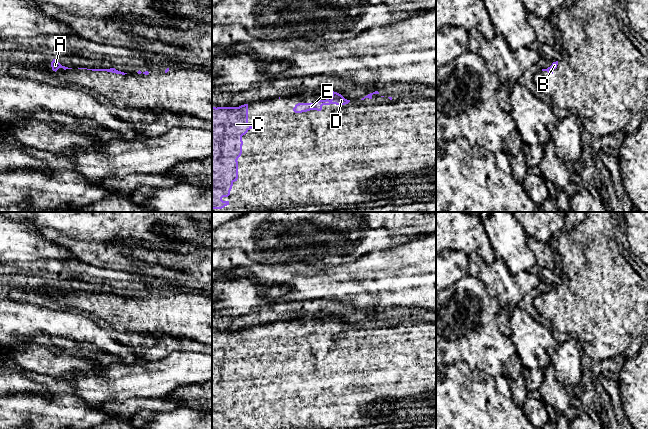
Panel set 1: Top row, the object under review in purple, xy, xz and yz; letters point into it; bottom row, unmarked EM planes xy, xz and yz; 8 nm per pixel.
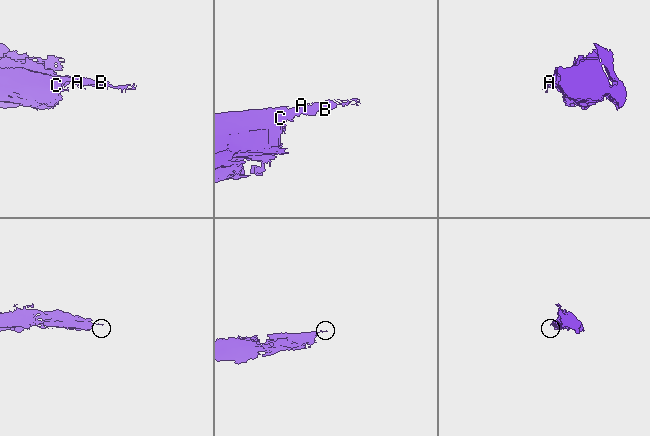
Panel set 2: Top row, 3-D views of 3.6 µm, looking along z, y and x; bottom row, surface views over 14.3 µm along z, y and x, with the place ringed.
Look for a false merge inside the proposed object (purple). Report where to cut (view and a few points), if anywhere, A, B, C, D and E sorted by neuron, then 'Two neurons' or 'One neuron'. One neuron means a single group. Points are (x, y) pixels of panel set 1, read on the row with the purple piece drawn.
No split. Groups: A B C D E. One neuron

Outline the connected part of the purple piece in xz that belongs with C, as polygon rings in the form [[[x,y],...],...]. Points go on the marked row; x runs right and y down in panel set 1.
[[[248,104],[239,107],[212,107],[212,210],[229,205],[228,197],[238,179],[238,158],[242,136],[258,126],[248,123]]]

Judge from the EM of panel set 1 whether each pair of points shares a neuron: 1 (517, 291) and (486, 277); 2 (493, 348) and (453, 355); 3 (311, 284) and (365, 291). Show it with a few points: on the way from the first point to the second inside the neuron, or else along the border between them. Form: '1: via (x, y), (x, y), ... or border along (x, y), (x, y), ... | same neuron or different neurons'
1: via (509, 289), (494, 277) | same neuron
2: via (483, 348), (463, 348) | same neuron
3: via (324, 284), (343, 284), (352, 290) | same neuron

